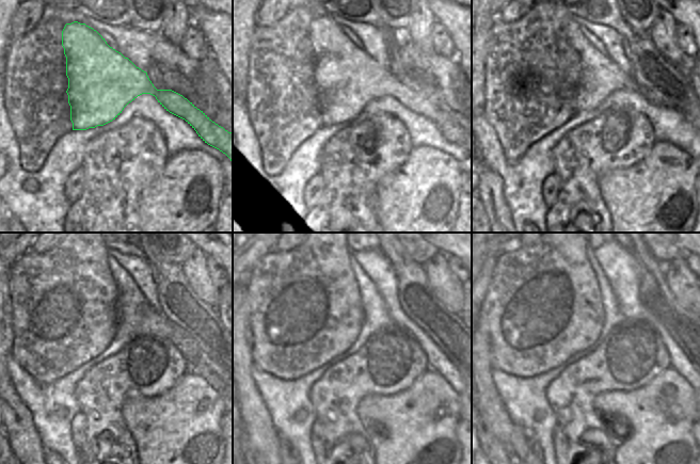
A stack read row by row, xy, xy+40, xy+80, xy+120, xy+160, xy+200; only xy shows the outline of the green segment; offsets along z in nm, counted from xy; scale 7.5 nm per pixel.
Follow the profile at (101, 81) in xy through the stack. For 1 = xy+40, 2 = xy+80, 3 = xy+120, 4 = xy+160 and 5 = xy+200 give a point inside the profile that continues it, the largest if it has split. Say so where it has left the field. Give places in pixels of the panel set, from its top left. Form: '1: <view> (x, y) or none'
1: xy+40 (347, 78)
2: xy+80 (600, 77)
3: xy+120 (158, 325)
4: xy+160 (438, 361)
5: xy+200 (679, 361)

